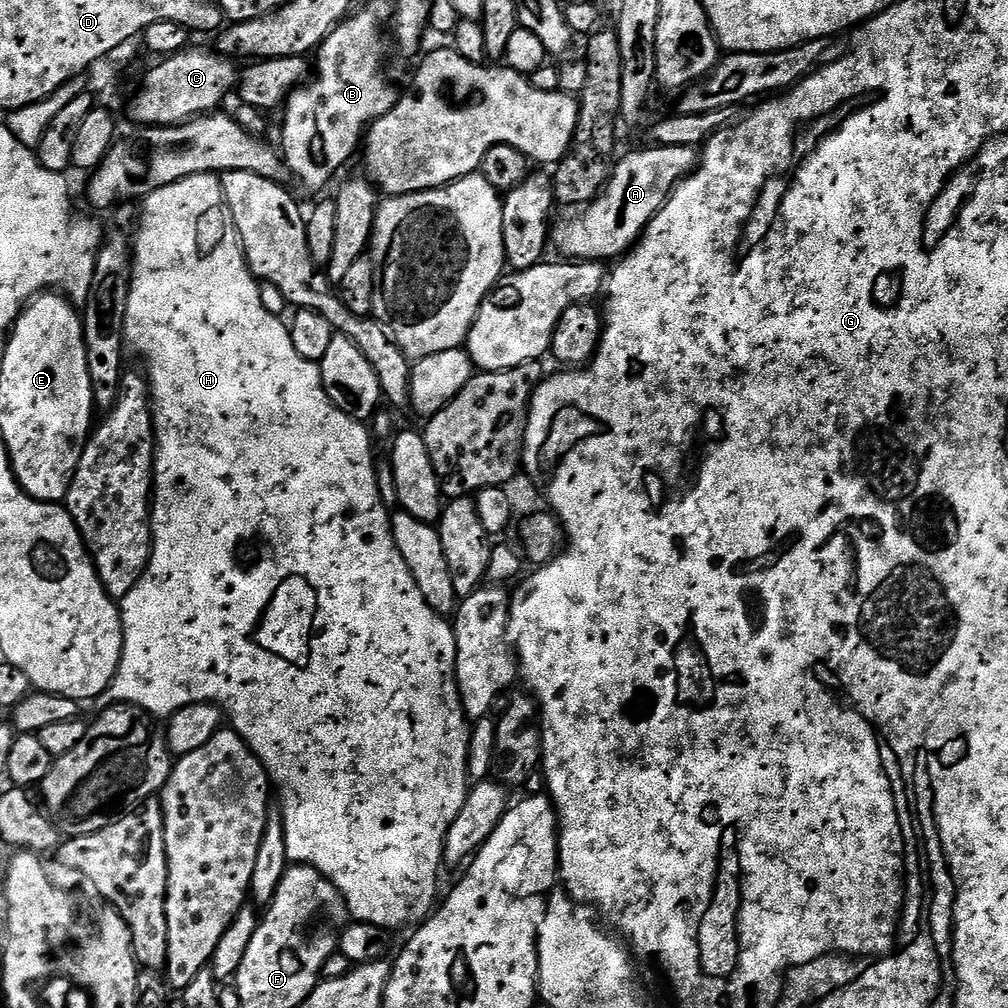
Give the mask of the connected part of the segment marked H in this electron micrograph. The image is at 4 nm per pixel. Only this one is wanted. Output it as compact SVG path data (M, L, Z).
M203 172L203 173L202 173L202 174L194 174L194 175L193 175L193 176L187 176L187 177L186 177L186 178L182 178L182 179L181 179L181 180L179 180L179 181L178 181L178 182L174 182L174 183L173 183L173 184L171 184L171 185L170 185L170 186L162 186L162 187L161 187L161 188L159 188L159 189L158 189L158 190L154 190L154 191L153 191L153 192L149 192L149 193L148 193L148 195L147 195L147 196L145 196L145 197L143 197L143 200L142 200L142 204L144 204L144 209L142 209L142 210L141 210L141 212L140 212L140 216L139 216L139 212L138 212L138 224L139 224L139 220L140 220L140 229L138 229L138 230L137 230L137 232L136 232L136 240L135 240L135 236L134 236L134 243L133 243L133 244L132 244L132 289L131 289L131 290L130 290L130 298L129 298L129 299L128 299L128 305L127 305L127 306L126 306L126 322L125 322L125 323L124 323L124 338L125 338L125 341L126 341L126 344L127 344L127 347L128 347L128 348L129 348L129 349L131 349L131 351L132 351L132 348L133 348L133 350L134 350L134 351L136 351L136 352L137 352L137 354L138 354L138 355L140 355L140 356L141 356L141 358L142 358L142 359L144 359L144 364L145 364L145 366L144 366L144 365L143 365L143 367L144 367L144 368L145 368L145 369L146 369L146 375L147 375L147 377L148 377L148 379L149 379L149 381L150 381L150 395L151 395L151 397L152 397L152 426L153 426L153 428L155 428L155 430L156 430L156 442L155 442L155 445L156 445L156 462L155 462L155 465L154 465L154 495L153 495L153 498L152 498L152 553L151 553L151 554L150 554L150 558L149 558L149 559L148 559L148 568L147 568L147 570L146 570L146 571L145 571L145 572L144 572L144 573L143 573L143 574L142 574L142 578L138 578L138 582L137 582L137 583L136 583L136 585L135 585L135 586L134 586L134 590L130 590L130 594L126 594L126 595L125 595L125 596L124 596L124 599L123 599L123 600L121 600L121 601L119 601L119 606L120 606L120 617L121 617L121 618L122 618L122 626L123 626L123 627L124 627L124 645L123 645L123 646L122 646L122 658L121 658L121 659L120 659L120 665L119 665L119 666L118 666L118 670L117 670L117 671L116 671L116 673L115 673L115 674L114 674L114 678L113 678L113 679L112 679L112 681L111 681L111 682L110 682L110 686L109 686L109 687L108 687L108 688L107 688L107 690L106 690L106 691L105 691L105 692L104 692L104 693L102 693L102 695L100 695L100 697L99 697L99 698L98 698L98 699L97 699L97 700L96 700L96 701L95 701L95 702L94 702L94 704L95 704L95 707L97 707L97 709L100 709L100 710L103 710L103 709L106 709L106 708L111 708L111 707L112 707L112 705L114 705L114 704L132 704L132 705L133 705L133 706L135 706L135 707L136 707L136 708L141 708L141 709L142 709L142 710L146 710L146 711L147 711L147 712L149 712L149 714L150 714L150 715L152 715L152 716L153 716L153 718L167 718L167 717L170 717L170 716L172 716L172 715L174 715L174 714L175 714L175 712L176 712L176 711L178 711L178 709L180 709L180 708L185 708L185 707L186 707L186 706L190 706L190 705L191 705L191 704L214 704L214 705L216 705L216 707L217 707L217 708L219 708L219 709L220 709L220 711L221 711L221 713L223 713L223 715L224 715L224 716L225 716L225 717L227 717L227 719L228 719L228 716L229 716L229 718L230 718L230 719L232 719L232 724L230 724L230 728L231 728L231 731L233 731L233 732L237 732L237 733L238 733L238 734L239 734L239 736L240 736L240 737L241 737L241 738L243 738L243 740L245 740L245 742L246 742L246 743L248 743L248 745L249 745L249 746L250 746L250 750L251 750L251 751L252 751L252 753L253 753L253 754L255 754L255 755L256 755L256 756L257 756L257 758L258 758L258 759L260 759L260 761L261 761L261 762L262 762L262 766L263 766L263 767L264 767L264 769L265 769L265 770L266 770L266 771L267 771L267 772L268 772L268 779L269 779L269 781L271 781L271 783L272 783L272 784L273 784L273 785L274 785L274 788L275 788L275 791L276 791L276 788L277 788L277 790L278 790L278 791L280 791L280 801L278 801L278 804L279 804L279 807L280 807L280 808L281 808L281 809L282 809L282 815L283 815L283 817L284 817L284 829L285 829L285 830L286 830L286 854L287 854L287 855L288 855L288 858L289 858L289 861L291 861L291 863L292 863L292 864L309 864L309 866L310 866L310 867L311 867L311 868L313 868L313 869L314 869L314 870L318 870L318 871L319 871L319 872L320 872L320 873L322 873L322 874L323 874L323 876L325 876L325 878L327 878L327 879L328 879L328 881L330 881L330 882L331 882L331 884L332 884L332 885L333 885L333 886L335 886L335 887L336 887L336 888L337 888L337 890L338 890L338 891L339 891L339 892L340 892L340 893L341 893L341 894L342 894L342 898L343 898L343 899L344 899L344 901L345 901L345 902L346 902L346 906L347 906L347 907L348 907L348 915L349 915L349 917L351 917L351 919L352 919L352 920L353 920L353 921L356 921L356 922L359 922L359 923L361 923L361 924L373 924L373 925L374 925L374 926L378 926L378 927L379 927L379 928L382 928L382 929L388 929L388 930L393 930L393 929L392 929L392 928L400 928L400 927L402 927L402 926L403 926L403 924L412 924L412 925L411 925L411 926L416 926L416 925L419 925L419 924L420 924L420 923L421 923L421 922L423 922L423 921L425 921L425 920L427 920L427 919L428 919L428 917L429 917L429 916L431 916L431 915L432 915L432 913L433 913L433 911L434 911L434 905L435 905L435 904L436 904L436 903L437 903L437 900L438 900L438 895L437 895L437 896L436 896L436 891L438 891L438 890L439 890L439 888L440 888L440 868L441 868L441 869L442 869L442 865L443 865L443 864L444 864L444 843L445 843L445 842L446 842L446 834L447 834L447 833L448 833L448 831L449 831L449 830L450 830L450 826L451 826L451 825L452 825L452 823L453 823L453 822L454 822L454 818L458 818L458 810L462 810L462 806L463 806L463 805L464 805L464 803L465 803L465 802L466 802L466 798L467 798L467 797L468 797L468 789L469 789L469 787L470 787L470 781L469 781L469 779L468 779L468 755L469 755L469 754L470 754L470 734L471 734L471 733L472 733L472 730L471 730L471 727L470 727L470 721L469 721L469 719L468 719L468 715L466 715L466 714L465 714L465 712L464 712L464 707L463 707L463 706L462 706L462 702L461 702L461 701L460 701L460 691L459 691L459 690L458 690L458 686L457 686L457 685L456 685L456 633L455 633L455 631L454 631L454 628L453 628L453 625L452 625L452 624L451 624L451 623L449 623L449 621L448 621L448 620L447 620L447 619L445 619L445 617L442 617L442 616L439 616L439 615L438 615L438 613L437 613L437 612L435 612L435 610L434 610L434 609L432 609L432 607L431 607L431 606L430 606L430 605L428 605L428 603L427 603L427 602L426 602L426 598L422 598L422 590L418 590L418 586L417 586L417 585L416 585L416 583L415 583L415 582L414 582L414 578L413 578L413 577L412 577L412 575L411 575L411 574L410 574L410 570L409 570L409 569L408 569L408 567L407 567L407 566L406 566L406 561L405 561L405 560L403 560L403 558L402 558L402 554L398 554L398 546L394 546L394 534L393 534L393 533L392 533L392 522L391 522L391 519L390 519L390 509L389 509L389 508L388 508L388 507L387 507L387 506L386 506L386 505L384 505L384 503L383 503L383 502L382 502L382 498L381 498L381 497L380 497L380 495L379 495L379 494L378 494L378 482L377 482L377 481L376 481L376 460L375 460L375 459L374 459L374 455L373 455L373 456L372 456L372 444L373 444L373 445L374 445L374 440L373 440L373 437L372 437L372 436L371 436L371 435L370 435L370 432L369 432L369 429L368 429L368 428L367 428L367 427L365 427L365 425L364 425L364 424L363 424L363 423L361 423L361 421L359 421L359 420L355 420L355 418L354 418L354 417L353 417L353 416L351 416L351 415L350 415L350 414L346 414L346 413L345 413L345 412L343 412L343 411L342 411L342 410L338 410L338 406L334 406L334 402L330 402L330 398L329 398L329 397L328 397L328 395L327 395L327 394L326 394L326 390L325 390L325 389L324 389L324 383L323 383L323 382L322 382L322 374L321 374L321 373L320 373L320 365L319 365L319 363L317 363L317 361L314 361L314 360L307 360L307 359L306 359L306 358L302 358L302 354L298 354L298 350L294 350L294 342L293 342L293 341L292 341L292 333L291 333L291 331L290 331L290 328L289 328L289 325L288 325L288 324L287 324L287 323L285 323L285 321L284 321L284 320L283 320L283 319L281 319L281 317L279 317L279 316L275 316L275 315L274 315L274 314L270 314L270 310L266 310L266 306L262 306L262 294L261 294L261 293L260 293L260 285L261 285L261 281L259 281L259 280L257 280L257 279L256 279L256 277L255 277L255 276L253 276L253 274L252 274L252 272L251 272L251 271L250 271L250 270L249 270L249 269L248 269L248 259L246 259L246 257L245 257L245 256L244 256L244 248L243 248L243 246L241 246L241 244L240 244L240 235L238 235L238 234L237 234L237 233L236 233L236 227L235 227L235 226L234 226L234 218L233 218L233 217L232 217L232 215L231 215L231 214L230 214L230 206L229 206L229 205L228 205L228 203L227 203L227 202L226 202L226 198L225 198L225 197L224 197L224 185L223 185L223 183L222 183L222 180L221 180L221 177L220 177L220 176L219 176L219 175L216 175L216 174L213 174L213 173L211 173L211 172Z

